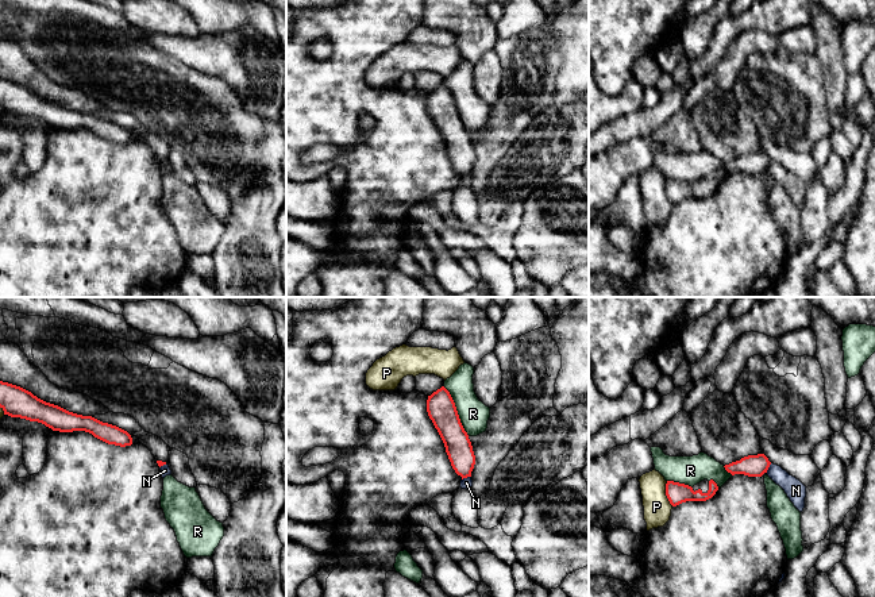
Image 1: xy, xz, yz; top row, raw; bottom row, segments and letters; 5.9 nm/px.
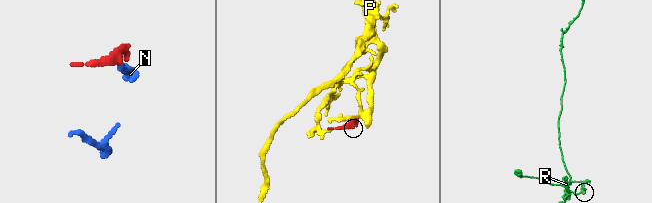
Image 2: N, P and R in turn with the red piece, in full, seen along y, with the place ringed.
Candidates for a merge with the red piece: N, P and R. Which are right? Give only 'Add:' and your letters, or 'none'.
Add: none

